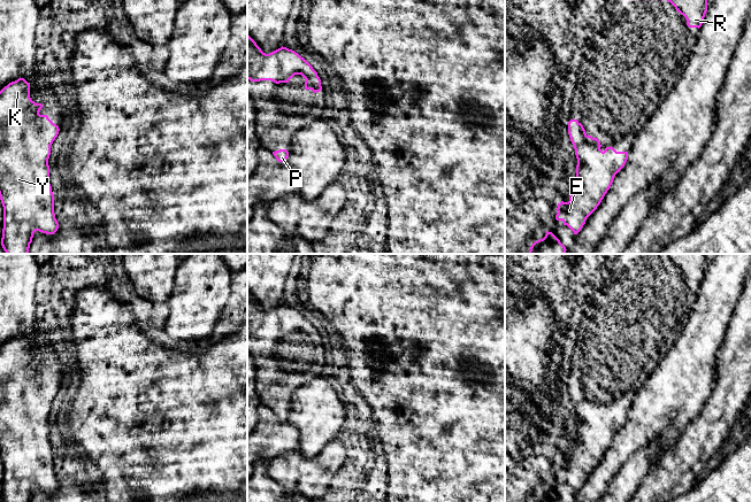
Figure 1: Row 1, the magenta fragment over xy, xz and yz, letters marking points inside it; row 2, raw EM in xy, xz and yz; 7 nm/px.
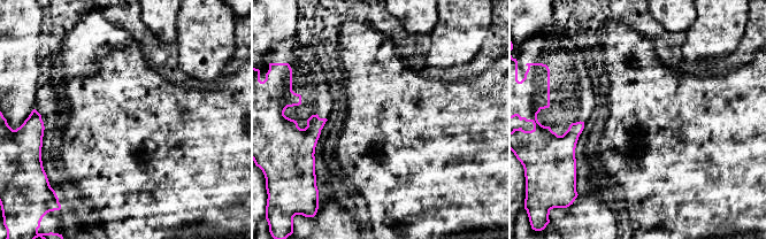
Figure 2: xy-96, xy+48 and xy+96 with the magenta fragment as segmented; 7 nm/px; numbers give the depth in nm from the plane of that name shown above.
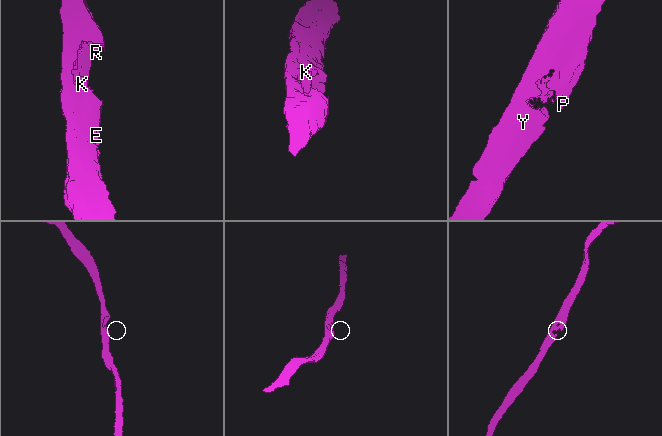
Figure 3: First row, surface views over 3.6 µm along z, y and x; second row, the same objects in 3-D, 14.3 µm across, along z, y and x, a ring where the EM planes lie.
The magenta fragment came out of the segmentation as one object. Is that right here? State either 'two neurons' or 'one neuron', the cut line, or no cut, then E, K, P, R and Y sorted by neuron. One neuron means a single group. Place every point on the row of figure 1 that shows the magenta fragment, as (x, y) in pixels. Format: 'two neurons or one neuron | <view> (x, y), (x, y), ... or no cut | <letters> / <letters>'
one neuron | no cut | E K P R Y

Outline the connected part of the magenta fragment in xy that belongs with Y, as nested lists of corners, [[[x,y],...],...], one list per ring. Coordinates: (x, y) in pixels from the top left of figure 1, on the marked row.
[[[24,78],[0,91],[0,200],[3,207],[1,246],[7,254],[28,254],[36,231],[54,234],[59,223],[54,214],[54,194],[49,184],[51,146],[59,126],[40,115],[41,103],[30,98]]]

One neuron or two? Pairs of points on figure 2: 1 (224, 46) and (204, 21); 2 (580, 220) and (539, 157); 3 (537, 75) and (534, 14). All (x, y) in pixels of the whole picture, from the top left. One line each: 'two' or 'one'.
1: one
2: two
3: two

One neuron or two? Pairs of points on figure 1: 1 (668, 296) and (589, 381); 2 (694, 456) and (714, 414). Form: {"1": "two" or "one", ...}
{"1": "one", "2": "one"}

